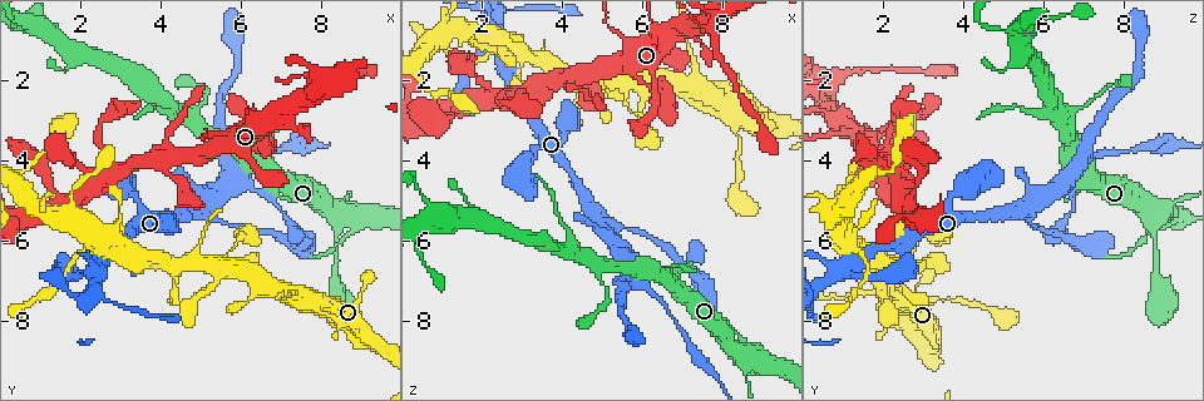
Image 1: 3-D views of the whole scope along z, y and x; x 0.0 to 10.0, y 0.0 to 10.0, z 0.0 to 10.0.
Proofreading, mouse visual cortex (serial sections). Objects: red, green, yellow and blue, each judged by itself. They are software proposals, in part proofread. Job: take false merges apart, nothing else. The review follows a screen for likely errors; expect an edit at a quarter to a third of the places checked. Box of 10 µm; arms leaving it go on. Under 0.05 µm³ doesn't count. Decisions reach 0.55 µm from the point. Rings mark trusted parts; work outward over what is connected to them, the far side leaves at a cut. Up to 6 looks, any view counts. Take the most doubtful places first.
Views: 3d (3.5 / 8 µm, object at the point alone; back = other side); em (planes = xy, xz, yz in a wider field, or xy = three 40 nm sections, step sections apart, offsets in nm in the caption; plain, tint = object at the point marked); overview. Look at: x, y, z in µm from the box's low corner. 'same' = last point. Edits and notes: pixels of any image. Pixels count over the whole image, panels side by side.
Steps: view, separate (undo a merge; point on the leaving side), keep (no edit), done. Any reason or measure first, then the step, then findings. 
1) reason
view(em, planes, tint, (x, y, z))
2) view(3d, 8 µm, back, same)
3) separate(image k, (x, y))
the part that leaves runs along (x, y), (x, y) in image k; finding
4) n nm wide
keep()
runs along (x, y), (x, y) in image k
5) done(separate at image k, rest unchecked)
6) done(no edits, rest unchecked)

branch point
view(3d, 3.5 µm, back, (4.90, 5.25, 5.50))

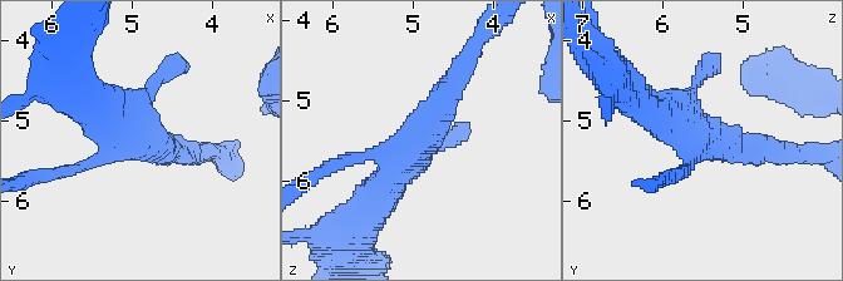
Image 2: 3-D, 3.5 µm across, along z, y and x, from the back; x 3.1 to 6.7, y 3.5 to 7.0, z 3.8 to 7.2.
view(em, xy, step 1, tint, (4.95, 5.20, 5.50))

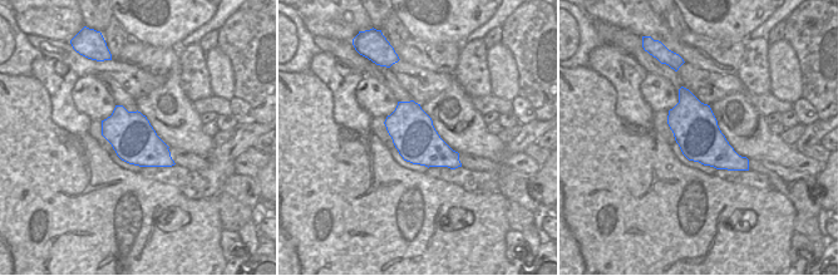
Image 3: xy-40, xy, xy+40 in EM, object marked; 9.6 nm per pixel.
keep()
runs along (458, 73), (415, 153), (373, 198) in image 2; all the same cell

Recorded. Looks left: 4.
two arms in line, one across
view(3d, 3.5 µm, (7.30, 7.30, 1.90))

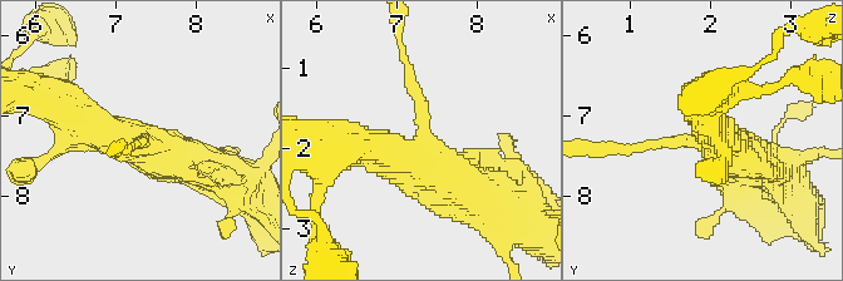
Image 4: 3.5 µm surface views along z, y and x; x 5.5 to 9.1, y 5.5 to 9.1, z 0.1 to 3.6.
now the EM
view(em, xy, step 2, tint, (7.30, 7.35, 1.90))

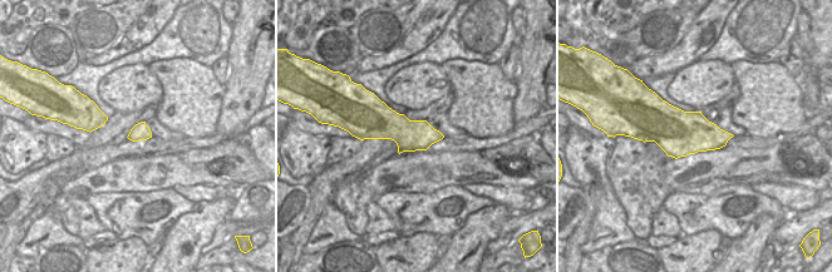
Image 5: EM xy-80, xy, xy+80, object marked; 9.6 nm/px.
3 arms
separate(image 4, (619, 148))
the part that leaves runs along (660, 142), (629, 149), (596, 149) in image 4; a second cell is stuck on

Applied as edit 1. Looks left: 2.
done(separate at image 4, rest unchecked)

